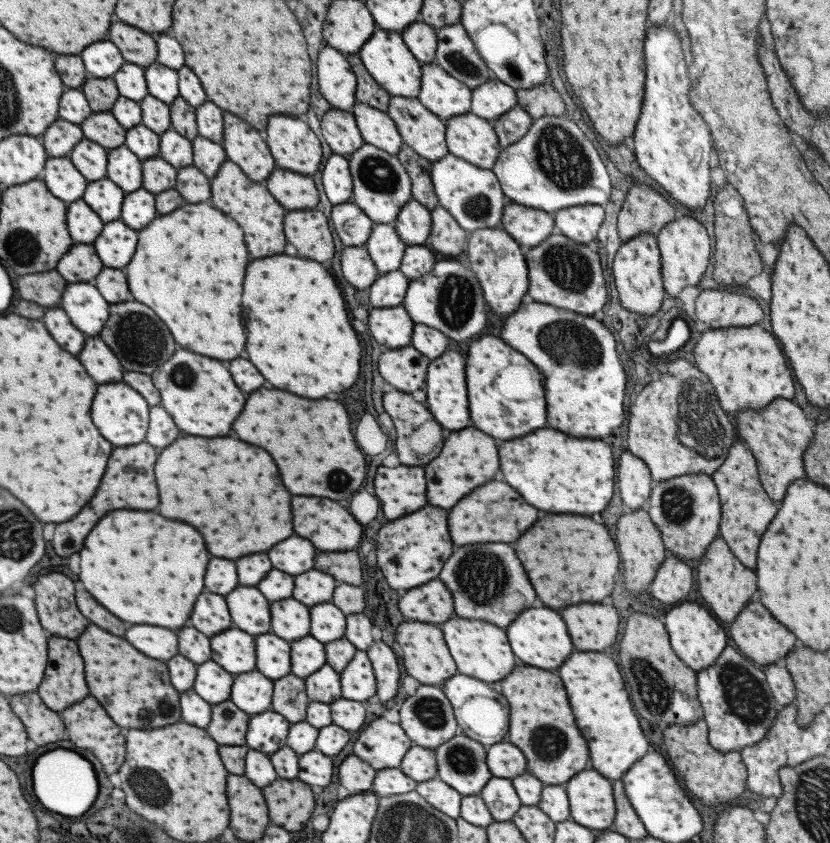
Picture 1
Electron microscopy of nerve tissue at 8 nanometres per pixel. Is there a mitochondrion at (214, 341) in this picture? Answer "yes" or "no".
no

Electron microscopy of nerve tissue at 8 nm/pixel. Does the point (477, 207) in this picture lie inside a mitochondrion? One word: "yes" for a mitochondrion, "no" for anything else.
yes

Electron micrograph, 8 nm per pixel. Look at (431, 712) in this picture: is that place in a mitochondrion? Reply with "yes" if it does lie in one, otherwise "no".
yes

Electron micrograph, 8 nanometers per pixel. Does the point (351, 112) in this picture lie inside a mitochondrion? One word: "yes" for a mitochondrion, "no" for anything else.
no

